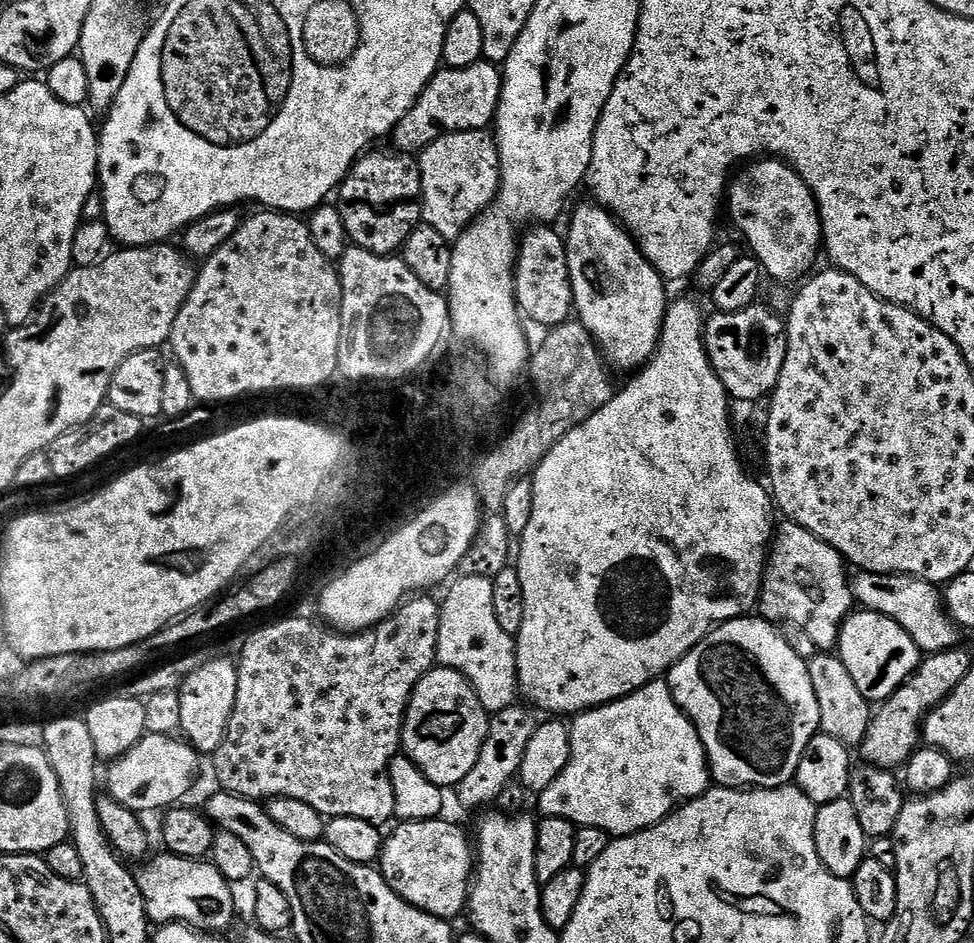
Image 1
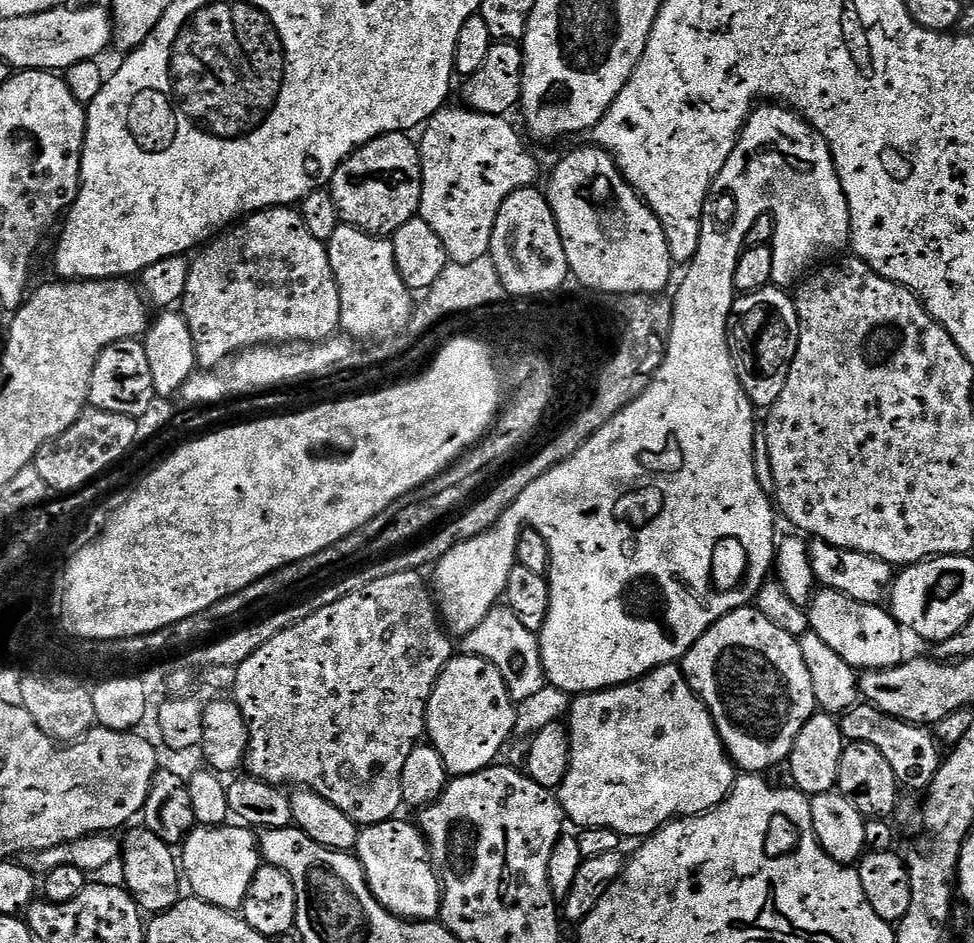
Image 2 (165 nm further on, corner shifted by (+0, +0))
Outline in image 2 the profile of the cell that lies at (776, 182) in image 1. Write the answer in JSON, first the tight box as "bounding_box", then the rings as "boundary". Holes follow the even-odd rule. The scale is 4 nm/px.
{"bounding_box":[430,102,852,694],"boundary":[[[764,102],[753,108],[748,121],[744,123],[744,129],[736,139],[730,158],[726,158],[726,166],[722,166],[718,178],[714,178],[710,186],[708,197],[702,206],[698,250],[683,269],[684,277],[681,278],[680,285],[678,285],[679,280],[675,285],[676,297],[672,296],[670,300],[672,325],[666,337],[664,359],[661,360],[660,367],[657,368],[654,379],[646,386],[646,390],[637,400],[630,402],[630,406],[626,406],[610,422],[606,422],[606,426],[602,426],[602,430],[595,432],[576,453],[566,458],[566,462],[542,474],[538,482],[530,482],[530,486],[522,490],[522,498],[518,498],[518,502],[514,502],[514,506],[508,511],[507,518],[490,530],[478,534],[478,538],[470,538],[470,542],[462,542],[454,546],[450,554],[446,554],[434,565],[434,571],[431,573],[432,580],[430,576],[430,584],[434,589],[434,603],[445,629],[453,637],[468,636],[478,626],[482,626],[482,618],[486,618],[486,614],[490,614],[490,610],[501,603],[506,582],[510,582],[510,572],[516,565],[518,538],[524,525],[542,534],[552,559],[552,567],[549,568],[547,575],[550,610],[546,614],[543,630],[538,633],[544,678],[549,685],[569,694],[602,692],[605,688],[617,688],[618,685],[629,684],[631,680],[636,680],[664,664],[683,661],[686,653],[692,649],[694,642],[698,642],[698,638],[702,638],[707,628],[714,626],[726,614],[739,608],[749,607],[755,601],[758,590],[764,585],[764,581],[769,579],[774,568],[778,543],[778,535],[776,536],[778,512],[774,507],[773,497],[762,490],[755,473],[754,444],[755,434],[758,431],[758,420],[756,424],[755,416],[757,413],[742,390],[732,365],[728,349],[728,316],[732,313],[736,263],[740,253],[746,247],[744,239],[746,234],[750,234],[750,226],[754,226],[754,222],[758,222],[760,216],[772,216],[775,220],[774,238],[770,245],[773,263],[771,285],[785,290],[793,289],[816,266],[814,264],[819,259],[819,262],[827,261],[840,254],[835,252],[840,252],[843,248],[847,249],[852,238],[846,194],[842,190],[842,182],[836,173],[828,143],[816,133],[812,125],[807,124],[800,113],[793,112],[791,108],[780,102]]]}

